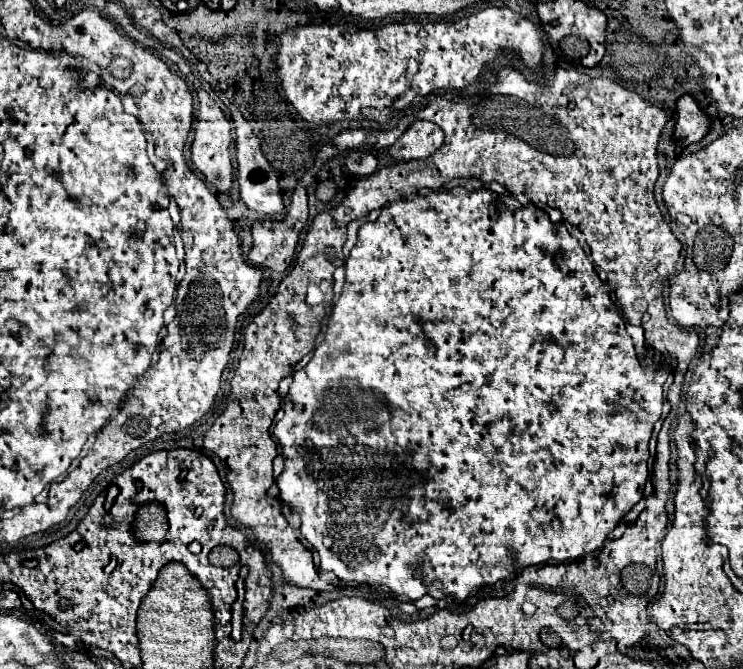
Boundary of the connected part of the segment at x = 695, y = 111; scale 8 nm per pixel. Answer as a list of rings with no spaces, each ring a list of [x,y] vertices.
[[[681,96],[677,100],[677,124],[675,124],[675,140],[681,146],[689,146],[699,142],[709,130],[709,118],[701,112],[697,102],[691,96]]]

